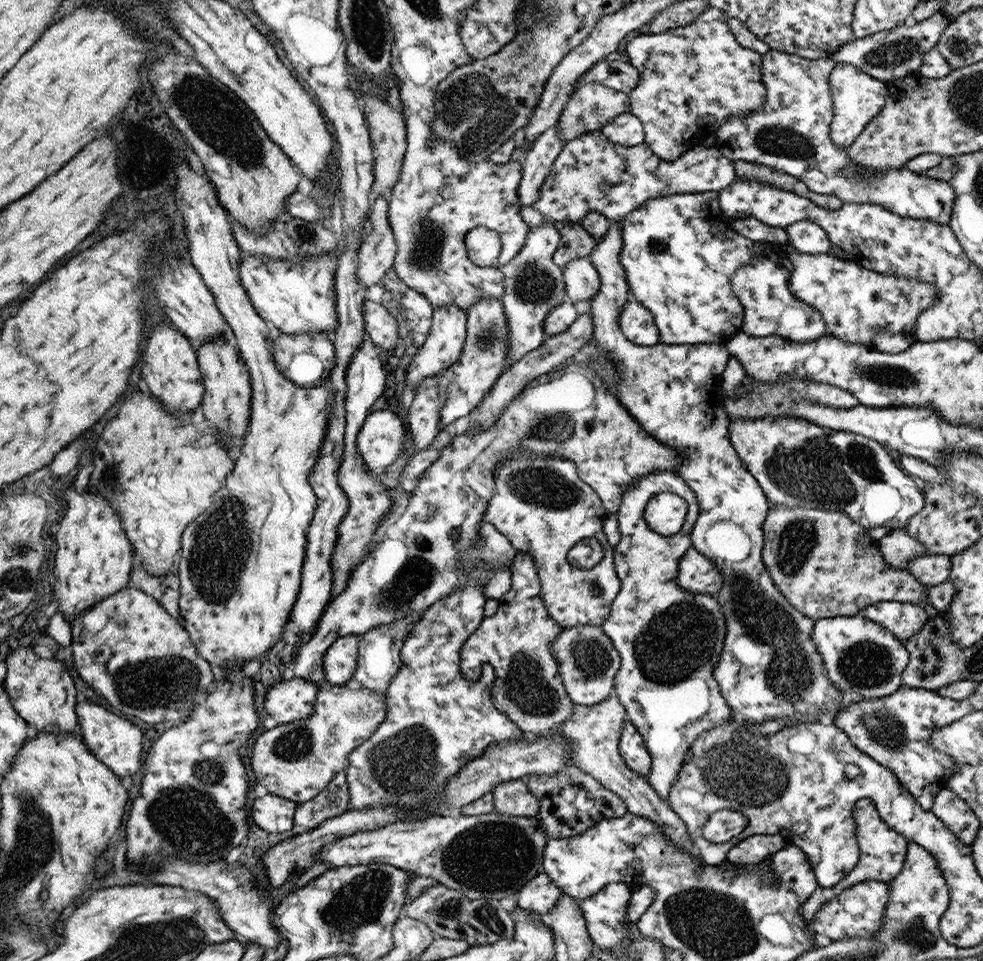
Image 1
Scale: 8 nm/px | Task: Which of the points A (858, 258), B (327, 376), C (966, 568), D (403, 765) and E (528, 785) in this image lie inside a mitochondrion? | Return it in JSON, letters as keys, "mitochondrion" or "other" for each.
{"A":"other","B":"other","C":"other","D":"mitochondrion","E":"other"}

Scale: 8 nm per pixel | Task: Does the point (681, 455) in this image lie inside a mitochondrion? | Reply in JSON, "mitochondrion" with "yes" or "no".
{"mitochondrion":"no"}

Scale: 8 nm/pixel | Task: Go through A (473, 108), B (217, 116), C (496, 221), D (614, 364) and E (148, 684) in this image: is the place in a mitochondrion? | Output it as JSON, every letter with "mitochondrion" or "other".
{"A":"mitochondrion","B":"mitochondrion","C":"other","D":"other","E":"mitochondrion"}

